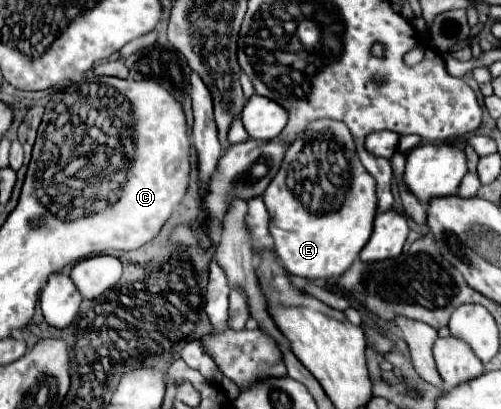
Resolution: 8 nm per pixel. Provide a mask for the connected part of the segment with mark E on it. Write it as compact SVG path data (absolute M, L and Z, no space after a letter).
M329 119L311 123L309 129L305 129L305 133L287 149L281 171L265 189L263 201L271 215L269 233L275 239L275 255L285 265L289 275L309 281L327 281L343 275L351 267L371 237L371 221L377 211L373 177L365 171L365 167L361 167L349 129L345 123Z

